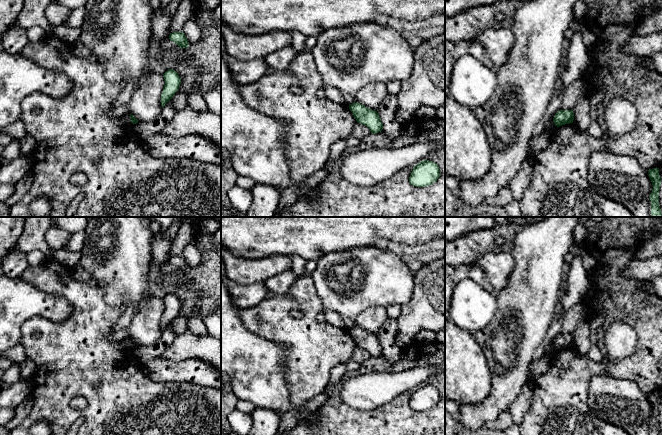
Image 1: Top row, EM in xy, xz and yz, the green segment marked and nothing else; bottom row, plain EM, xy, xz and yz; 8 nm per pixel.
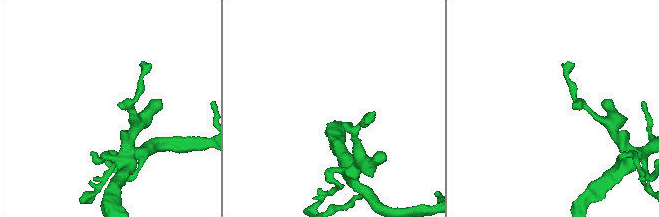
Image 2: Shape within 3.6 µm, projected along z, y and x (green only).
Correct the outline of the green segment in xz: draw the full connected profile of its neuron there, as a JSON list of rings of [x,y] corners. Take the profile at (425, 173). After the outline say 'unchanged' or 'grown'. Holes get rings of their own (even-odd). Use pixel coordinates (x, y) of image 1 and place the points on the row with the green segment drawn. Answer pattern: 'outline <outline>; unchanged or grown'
outline [[[423,160],[414,166],[409,183],[415,187],[430,186],[437,181],[439,176],[439,166],[435,162]]]; unchanged

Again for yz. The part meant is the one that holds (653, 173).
outline [[[659,168],[649,169],[648,175],[653,186],[652,193],[649,196],[651,201],[651,217],[662,217],[662,212],[659,205],[659,190],[662,179],[659,175]]]; unchanged

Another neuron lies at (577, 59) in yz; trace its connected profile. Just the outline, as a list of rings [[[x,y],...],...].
[[[578,18],[573,26],[573,35],[570,39],[570,48],[567,55],[567,67],[561,75],[561,90],[557,93],[553,93],[545,115],[534,130],[533,137],[542,134],[545,125],[549,121],[553,120],[555,114],[561,109],[564,88],[584,77],[584,73],[589,65],[587,47],[584,45],[582,38],[582,32],[585,27],[582,18]]]

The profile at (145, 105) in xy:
[[[158,73],[145,75],[139,87],[134,90],[129,101],[130,114],[138,122],[155,120],[162,111],[161,94],[164,88],[164,77]]]

